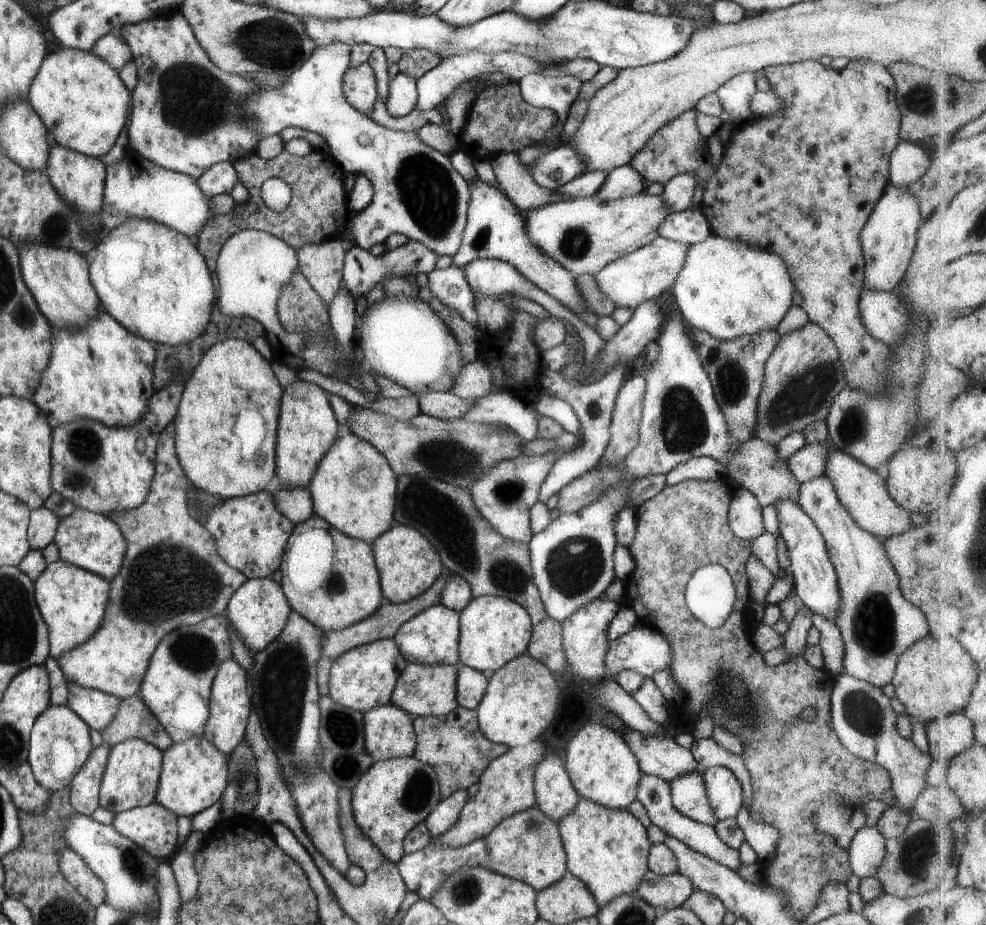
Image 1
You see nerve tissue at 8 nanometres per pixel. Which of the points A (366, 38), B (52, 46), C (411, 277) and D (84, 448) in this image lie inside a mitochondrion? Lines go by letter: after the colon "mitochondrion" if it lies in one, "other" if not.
A: other
B: other
C: other
D: mitochondrion

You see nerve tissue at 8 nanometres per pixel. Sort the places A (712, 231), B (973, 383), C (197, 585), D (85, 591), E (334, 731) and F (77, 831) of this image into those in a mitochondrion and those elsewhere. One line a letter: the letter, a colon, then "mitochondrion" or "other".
A: other
B: other
C: mitochondrion
D: other
E: mitochondrion
F: other

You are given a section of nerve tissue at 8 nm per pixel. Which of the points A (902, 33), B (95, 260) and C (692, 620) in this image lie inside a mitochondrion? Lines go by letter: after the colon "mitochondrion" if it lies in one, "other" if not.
A: other
B: other
C: other

